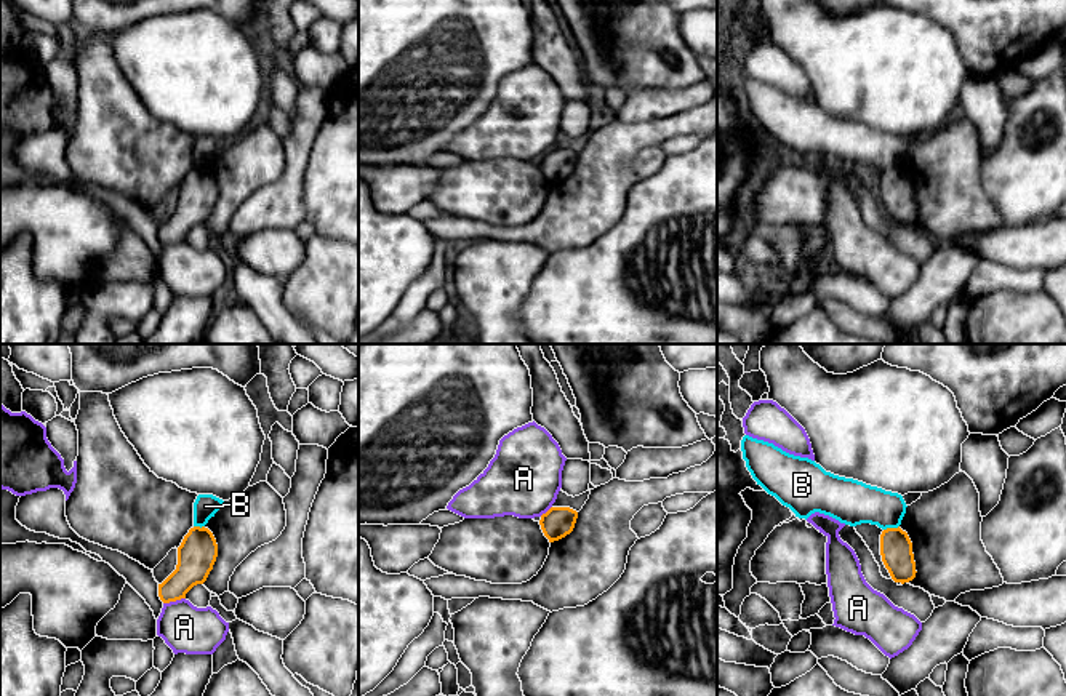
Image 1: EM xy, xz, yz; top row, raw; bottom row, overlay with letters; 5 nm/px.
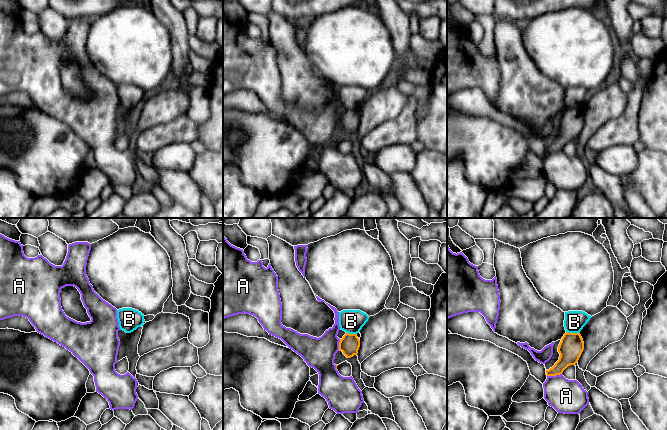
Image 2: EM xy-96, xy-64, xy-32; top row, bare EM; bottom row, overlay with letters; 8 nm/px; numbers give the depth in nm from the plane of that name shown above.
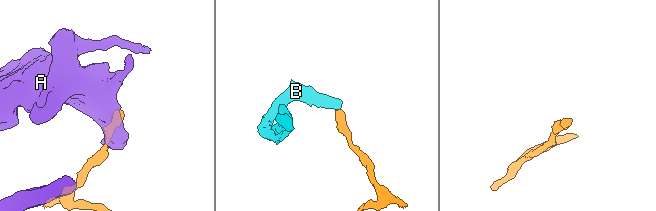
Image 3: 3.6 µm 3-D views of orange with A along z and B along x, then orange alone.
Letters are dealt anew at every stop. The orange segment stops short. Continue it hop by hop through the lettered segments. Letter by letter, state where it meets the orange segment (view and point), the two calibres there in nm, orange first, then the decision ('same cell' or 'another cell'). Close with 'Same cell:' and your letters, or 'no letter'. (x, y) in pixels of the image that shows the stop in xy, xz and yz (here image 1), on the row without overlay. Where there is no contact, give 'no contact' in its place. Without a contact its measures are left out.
A: xy (173, 242) | 190/240 nm | another cell
B: yz (890, 170) | 160/220 nm | another cell
Same cell: no letter

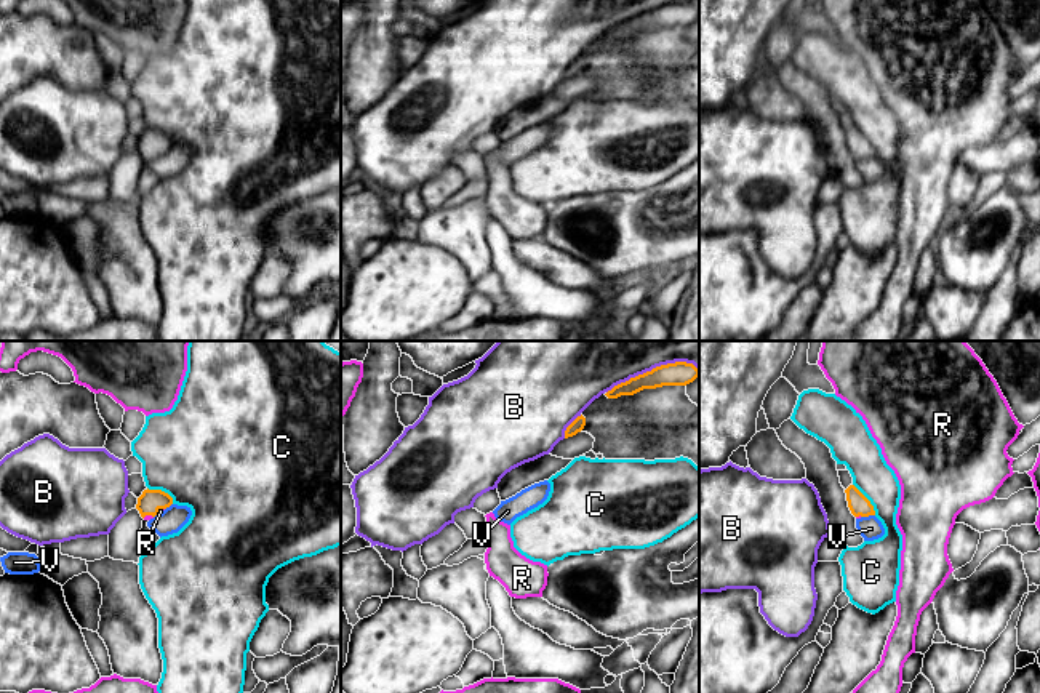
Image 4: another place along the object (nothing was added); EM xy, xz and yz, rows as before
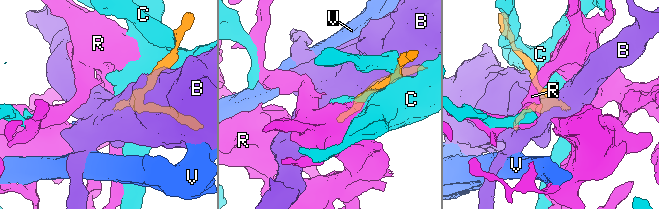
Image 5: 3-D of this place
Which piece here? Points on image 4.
B: xz (653, 10) | 130/160 nm | another cell
C: xy (160, 132) | 120/480 nm | another cell
R: xy (160, 149) | 120/20 nm | same cell
V: yz (868, 157) | 100/120 nm | another cell
Same cell: R

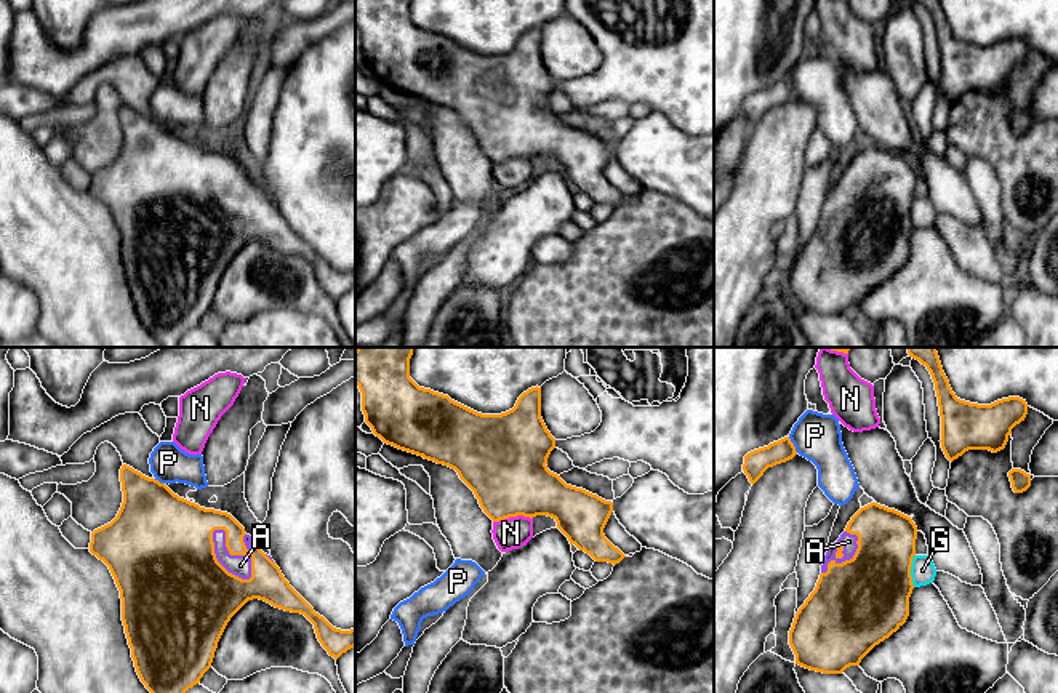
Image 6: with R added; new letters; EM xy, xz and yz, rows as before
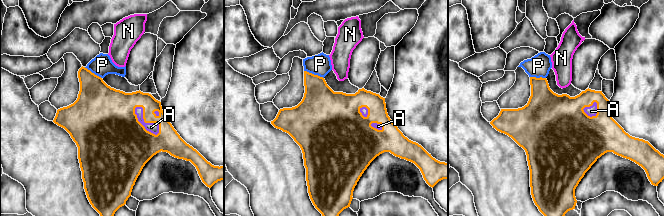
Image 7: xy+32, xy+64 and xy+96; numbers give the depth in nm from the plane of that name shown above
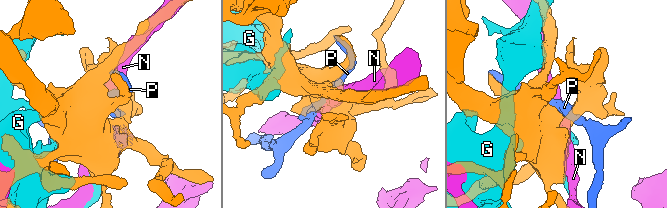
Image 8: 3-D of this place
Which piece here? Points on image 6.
A: xy (216, 202) | 500/110 nm | same cell
G: yz (909, 212) | 420/120 nm | another cell
N: xz (512, 157) | 400/160 nm | another cell
P: yz (793, 87) | 120/240 nm | another cell
Same cell: A

